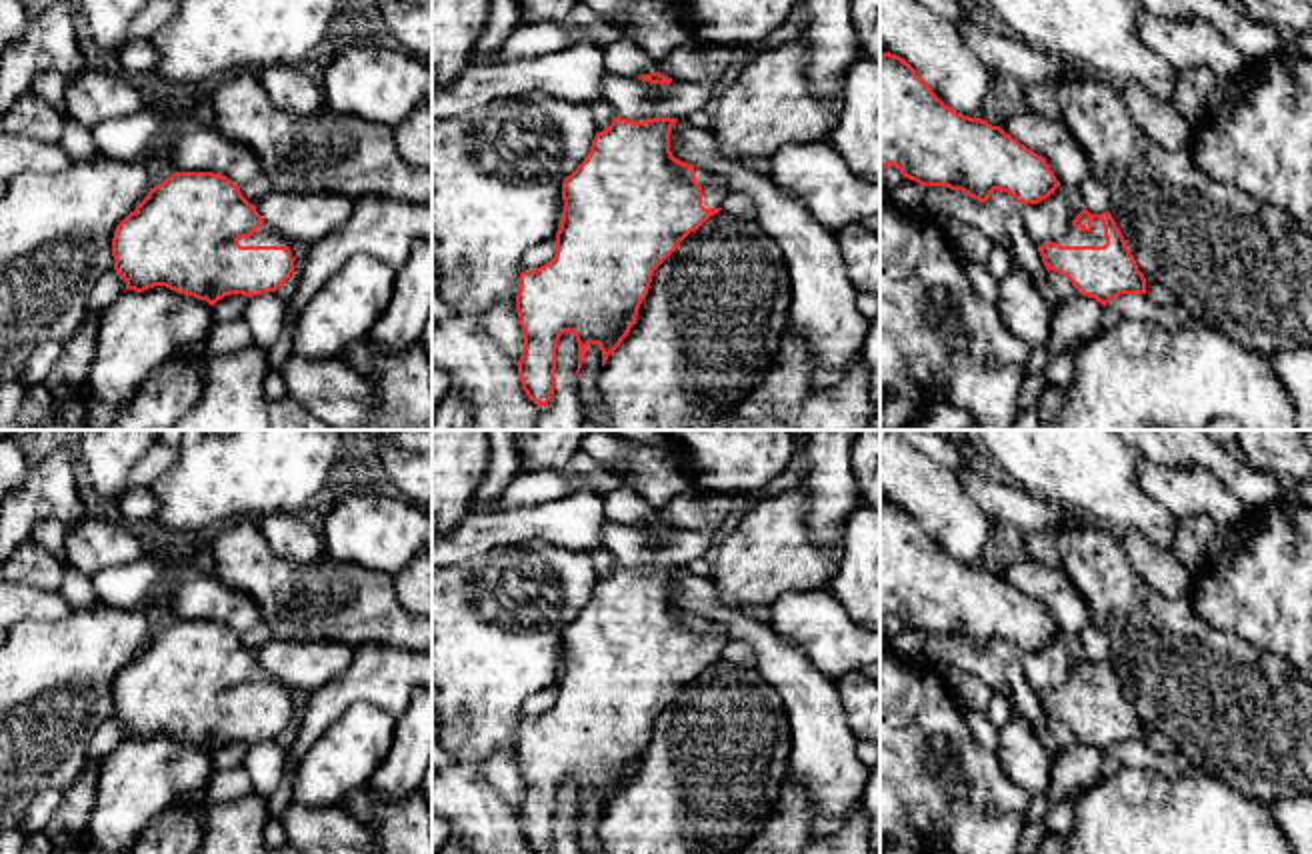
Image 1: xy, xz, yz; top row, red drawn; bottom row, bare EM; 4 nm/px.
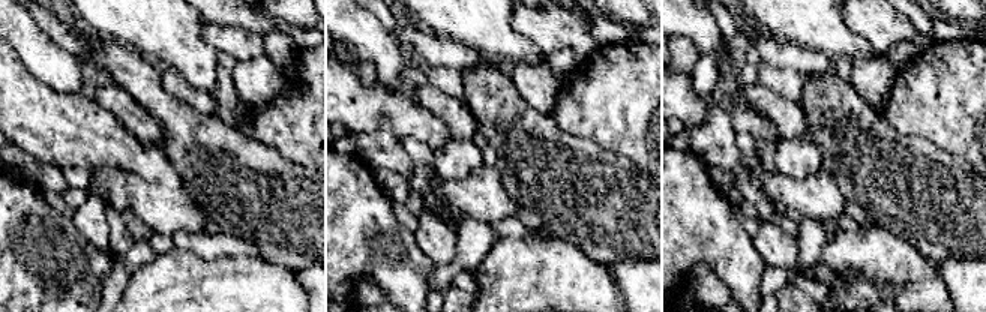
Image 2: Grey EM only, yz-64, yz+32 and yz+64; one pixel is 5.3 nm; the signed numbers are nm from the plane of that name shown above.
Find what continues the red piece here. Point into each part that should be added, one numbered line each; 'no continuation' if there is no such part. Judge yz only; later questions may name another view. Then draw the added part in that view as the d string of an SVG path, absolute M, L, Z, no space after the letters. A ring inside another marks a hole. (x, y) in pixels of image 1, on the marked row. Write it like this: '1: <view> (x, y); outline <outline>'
1: yz (1074, 236); outline M1094 216L1092 220L1092 230L1084 232L1080 228L1070 228L1060 240L1060 246L1104 246L1104 226L1102 222Z

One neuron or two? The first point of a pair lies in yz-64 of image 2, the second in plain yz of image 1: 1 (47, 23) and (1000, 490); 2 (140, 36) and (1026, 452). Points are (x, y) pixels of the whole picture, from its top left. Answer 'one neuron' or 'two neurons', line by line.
1: one neuron
2: one neuron

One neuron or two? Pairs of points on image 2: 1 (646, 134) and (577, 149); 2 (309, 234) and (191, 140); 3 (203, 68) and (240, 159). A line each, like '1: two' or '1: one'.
1: two
2: one
3: two

